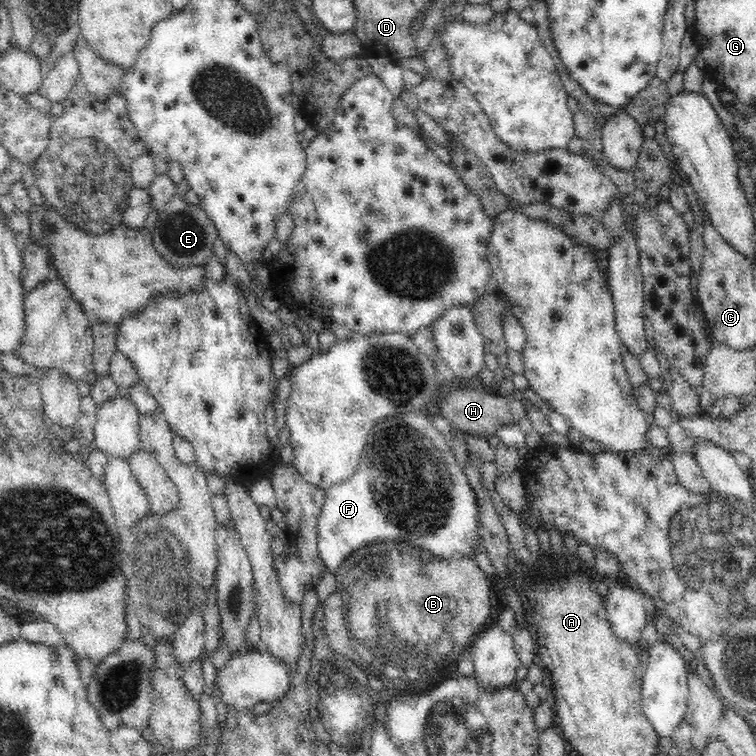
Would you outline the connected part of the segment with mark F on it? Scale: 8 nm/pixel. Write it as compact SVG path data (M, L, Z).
M420 411L383 417L374 427L360 459L357 472L325 492L317 516L317 550L324 570L336 574L344 560L358 548L379 541L400 541L430 551L438 559L457 555L472 558L472 548L482 541L478 528L478 503L466 474L448 446L446 438L433 426L432 418Z

